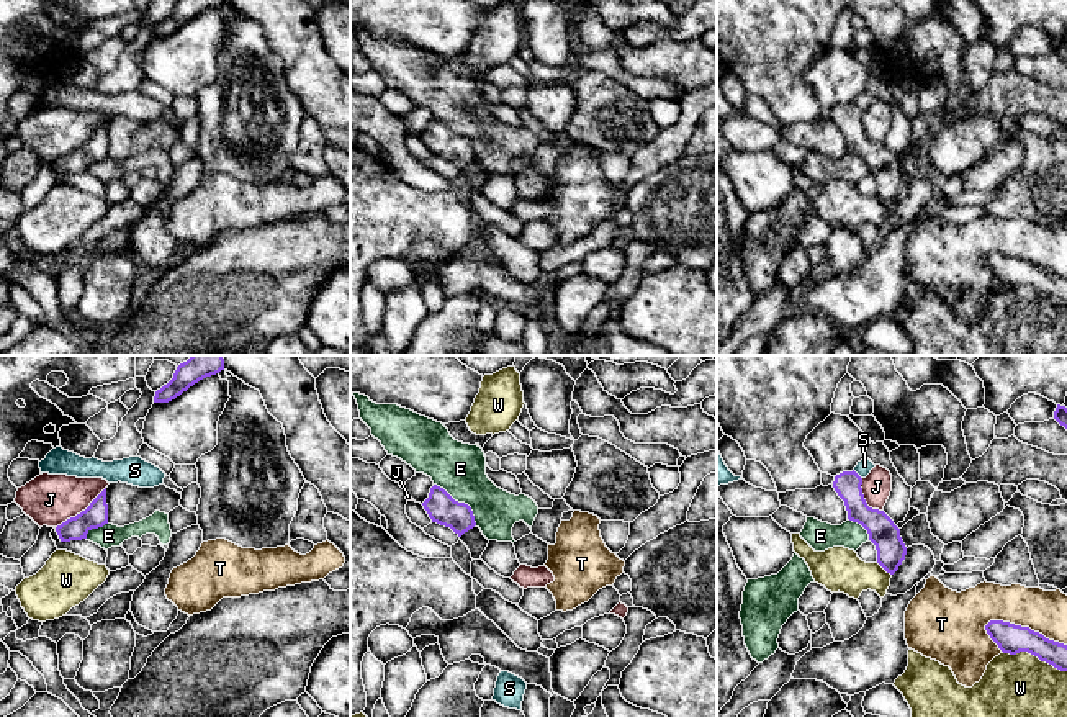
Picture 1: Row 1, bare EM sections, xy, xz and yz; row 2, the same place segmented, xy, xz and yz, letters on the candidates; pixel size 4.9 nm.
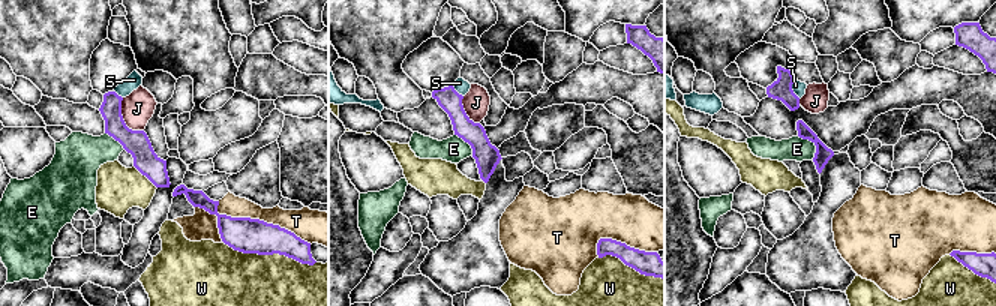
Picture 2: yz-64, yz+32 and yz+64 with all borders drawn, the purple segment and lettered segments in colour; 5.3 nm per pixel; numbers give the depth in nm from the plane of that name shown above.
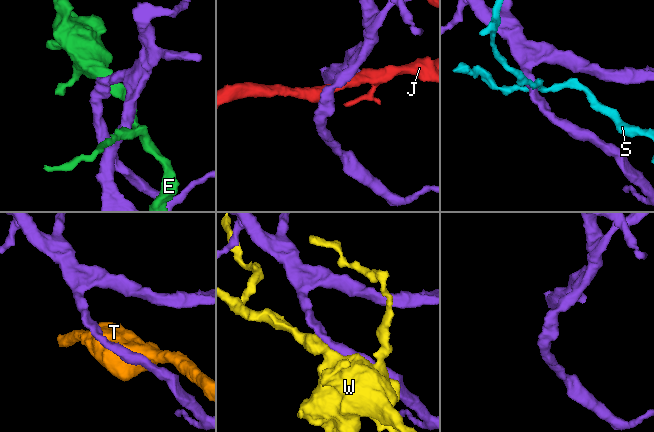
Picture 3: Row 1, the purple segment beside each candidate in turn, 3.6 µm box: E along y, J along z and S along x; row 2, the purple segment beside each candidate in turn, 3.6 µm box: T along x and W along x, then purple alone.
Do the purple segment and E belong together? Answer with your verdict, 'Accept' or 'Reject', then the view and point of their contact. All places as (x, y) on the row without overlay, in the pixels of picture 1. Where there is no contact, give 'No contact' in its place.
Reject. Touches purple at xz (460, 136)

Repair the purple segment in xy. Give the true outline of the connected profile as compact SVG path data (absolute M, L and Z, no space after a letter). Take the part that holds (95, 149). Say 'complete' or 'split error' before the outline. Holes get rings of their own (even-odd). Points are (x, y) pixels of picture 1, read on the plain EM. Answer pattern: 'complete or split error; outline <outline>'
complete; outline M106 121L90 136L90 139L56 160L61 175L82 174L92 162L108 157Z

